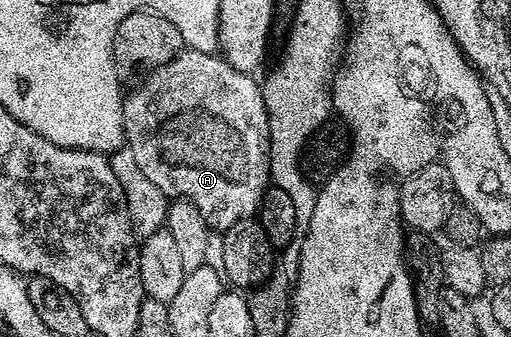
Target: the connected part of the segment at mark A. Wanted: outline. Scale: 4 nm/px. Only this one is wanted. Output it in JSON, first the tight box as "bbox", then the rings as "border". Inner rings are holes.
{"bbox":[123,50,271,233],"border":[[[184,50],[165,66],[153,70],[132,92],[126,93],[123,101],[123,139],[126,147],[133,150],[133,158],[137,158],[137,166],[145,173],[145,178],[157,186],[169,198],[178,198],[193,202],[197,210],[201,210],[201,218],[205,218],[208,229],[216,233],[226,232],[233,222],[252,219],[258,213],[259,203],[263,201],[263,194],[269,187],[271,178],[271,139],[269,138],[269,122],[265,110],[265,98],[260,81],[249,72],[233,70],[229,62],[224,60],[222,55],[214,52],[193,52]]]}

